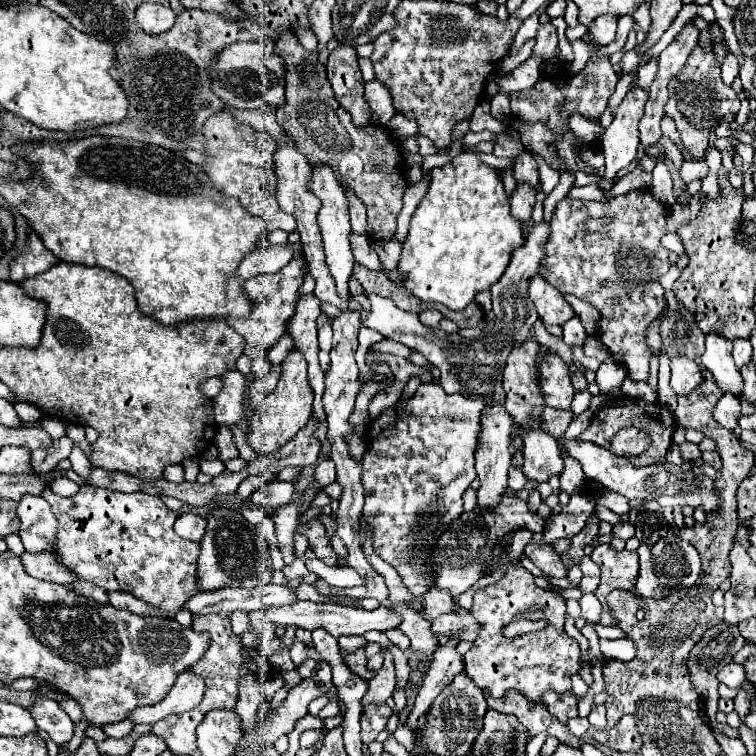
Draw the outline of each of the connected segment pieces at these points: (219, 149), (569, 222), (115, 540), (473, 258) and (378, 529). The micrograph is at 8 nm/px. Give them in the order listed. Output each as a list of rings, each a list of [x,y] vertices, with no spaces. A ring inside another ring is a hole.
[[[228,108],[210,116],[202,132],[206,136],[206,154],[210,160],[210,164],[204,170],[210,176],[212,186],[216,186],[216,190],[220,190],[224,196],[236,196],[250,214],[260,216],[266,222],[268,232],[276,228],[282,228],[286,232],[296,230],[296,220],[290,214],[282,212],[276,200],[278,186],[278,178],[274,172],[276,142],[266,132],[236,122]]]
[[[632,190],[624,196],[616,196],[608,202],[584,202],[564,198],[556,206],[556,214],[550,222],[550,238],[546,242],[546,256],[542,266],[548,268],[546,280],[556,286],[562,294],[574,294],[580,300],[592,304],[600,312],[600,330],[598,336],[602,344],[610,350],[612,358],[622,362],[628,370],[628,376],[638,382],[648,378],[648,360],[650,352],[644,342],[646,328],[652,320],[660,316],[664,308],[664,288],[660,286],[660,276],[670,270],[670,252],[660,244],[660,238],[666,234],[666,216],[668,208],[650,192],[650,190]],[[588,218],[610,218],[608,226],[602,226],[598,232],[588,232]]]
[[[86,484],[70,498],[58,496],[50,488],[42,492],[42,498],[50,502],[60,524],[56,554],[80,580],[110,592],[130,592],[166,612],[180,610],[192,594],[198,594],[196,560],[200,548],[174,532],[176,512],[160,496],[124,494]]]
[[[460,152],[454,162],[432,170],[428,192],[412,216],[398,262],[398,270],[406,274],[402,286],[422,302],[444,304],[450,310],[464,310],[478,292],[490,290],[490,286],[500,280],[512,252],[520,248],[522,242],[522,226],[510,216],[510,202],[496,170],[480,162],[474,152]]]
[[[430,382],[430,384],[420,384],[420,388],[416,390],[416,394],[414,394],[410,400],[398,402],[394,408],[384,410],[384,412],[370,424],[370,428],[368,428],[368,432],[366,432],[366,434],[368,434],[368,436],[366,436],[366,440],[368,440],[368,450],[366,450],[364,456],[362,456],[362,484],[364,484],[364,488],[366,488],[364,518],[374,526],[374,550],[376,550],[376,554],[378,554],[382,560],[390,562],[390,564],[398,570],[401,580],[404,580],[404,586],[414,594],[416,600],[420,600],[422,594],[428,592],[430,586],[432,586],[432,566],[430,566],[428,560],[426,560],[426,558],[430,556],[430,548],[434,546],[434,542],[436,542],[436,538],[440,536],[440,532],[442,532],[444,528],[448,528],[448,524],[450,524],[454,518],[460,516],[460,512],[462,512],[462,494],[464,494],[464,490],[470,486],[470,482],[476,478],[476,470],[474,470],[474,450],[476,450],[476,434],[478,434],[478,430],[480,430],[480,412],[482,412],[482,408],[484,408],[484,400],[480,400],[480,398],[468,398],[468,396],[464,396],[464,394],[458,394],[458,392],[456,392],[456,394],[446,394],[446,392],[442,390],[442,386],[440,386],[440,384],[434,384],[434,382]]]

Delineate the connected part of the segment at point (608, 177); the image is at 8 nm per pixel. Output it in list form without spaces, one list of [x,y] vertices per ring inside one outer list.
[[[640,86],[630,88],[620,102],[612,124],[606,128],[604,138],[600,140],[600,150],[606,156],[606,172],[600,186],[602,190],[610,190],[612,178],[618,170],[626,168],[638,156],[640,138],[636,134],[636,126],[644,114],[644,102],[648,102],[648,90]]]

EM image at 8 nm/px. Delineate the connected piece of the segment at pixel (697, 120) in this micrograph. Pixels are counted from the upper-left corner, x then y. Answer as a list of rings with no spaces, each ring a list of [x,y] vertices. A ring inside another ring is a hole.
[[[700,48],[690,54],[682,72],[672,78],[668,84],[670,100],[666,104],[666,114],[676,122],[676,128],[682,136],[682,144],[688,154],[700,158],[708,146],[708,134],[720,124],[720,118],[726,114],[736,114],[740,110],[740,100],[736,92],[722,84],[720,80],[720,62],[714,60],[712,48]]]

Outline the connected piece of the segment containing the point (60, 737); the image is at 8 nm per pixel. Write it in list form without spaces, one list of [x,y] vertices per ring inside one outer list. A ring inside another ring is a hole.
[[[36,698],[34,706],[30,708],[36,726],[46,730],[50,734],[50,738],[56,744],[64,744],[72,738],[74,734],[74,722],[70,720],[70,716],[60,708],[58,702],[54,700],[46,700],[46,698]]]

